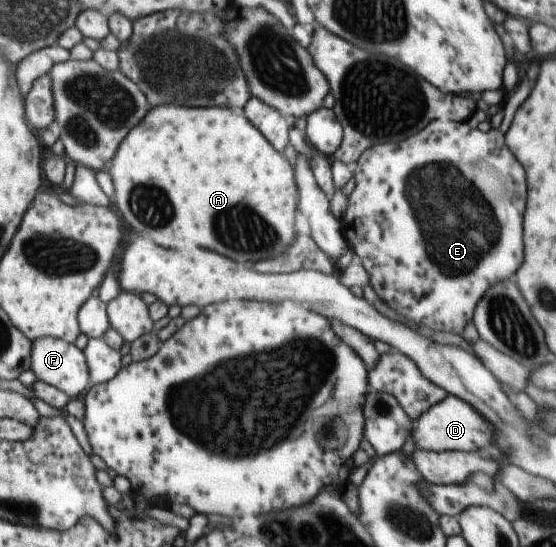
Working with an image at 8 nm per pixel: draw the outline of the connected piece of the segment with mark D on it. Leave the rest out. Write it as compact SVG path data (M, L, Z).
M448 394L440 404L434 404L420 414L420 418L414 421L410 438L417 449L432 452L468 452L474 456L481 449L492 449L492 428L488 422L463 400Z

